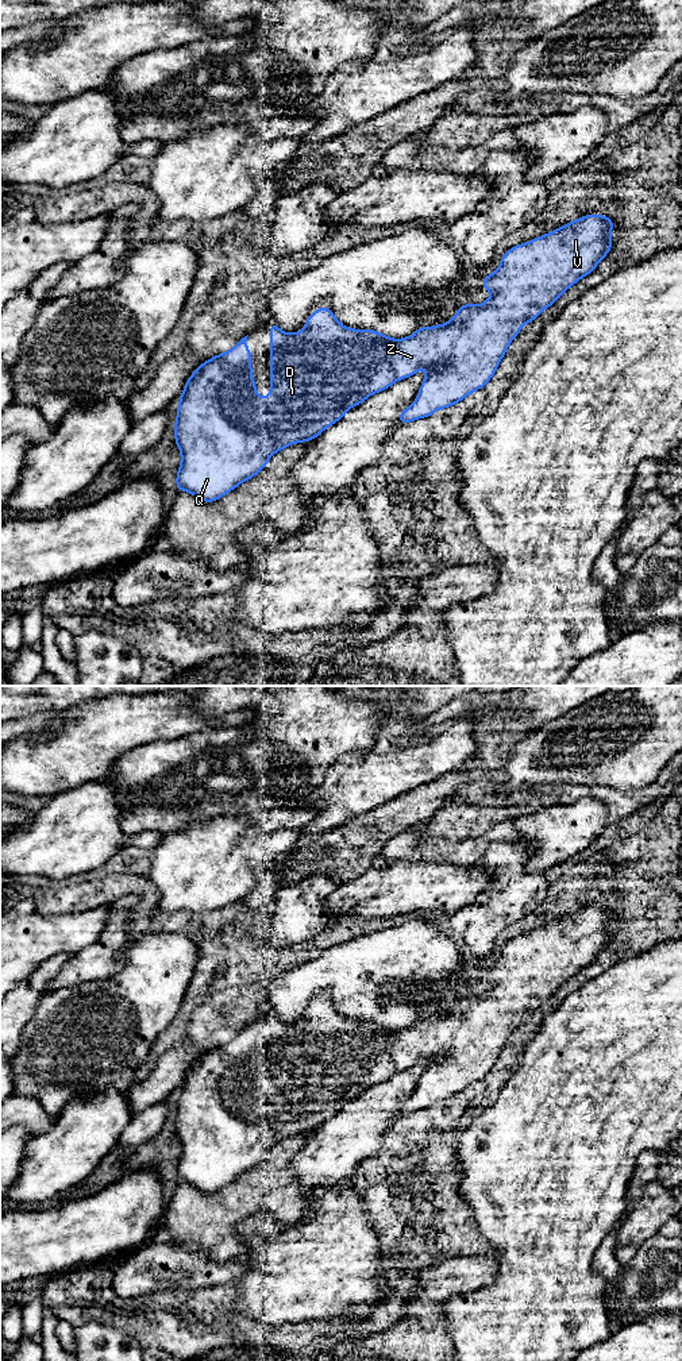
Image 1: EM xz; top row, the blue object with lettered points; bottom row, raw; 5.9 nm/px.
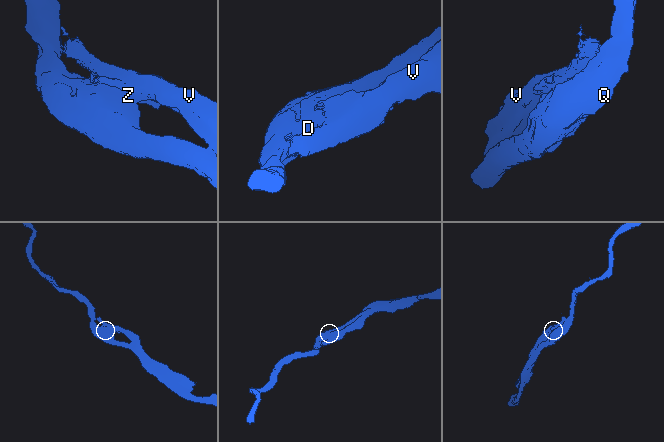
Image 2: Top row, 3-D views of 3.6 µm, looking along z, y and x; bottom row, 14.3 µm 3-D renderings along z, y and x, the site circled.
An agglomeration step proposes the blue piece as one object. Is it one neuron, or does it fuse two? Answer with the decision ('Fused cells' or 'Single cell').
Fused cells

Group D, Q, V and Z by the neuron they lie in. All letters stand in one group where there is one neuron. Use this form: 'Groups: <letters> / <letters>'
Groups: D Q / V Z

